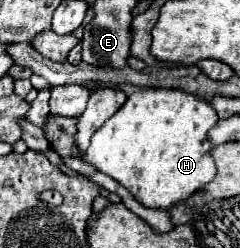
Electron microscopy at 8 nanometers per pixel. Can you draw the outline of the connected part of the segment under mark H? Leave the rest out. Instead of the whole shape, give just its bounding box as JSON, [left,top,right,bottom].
[86,88,218,208]

